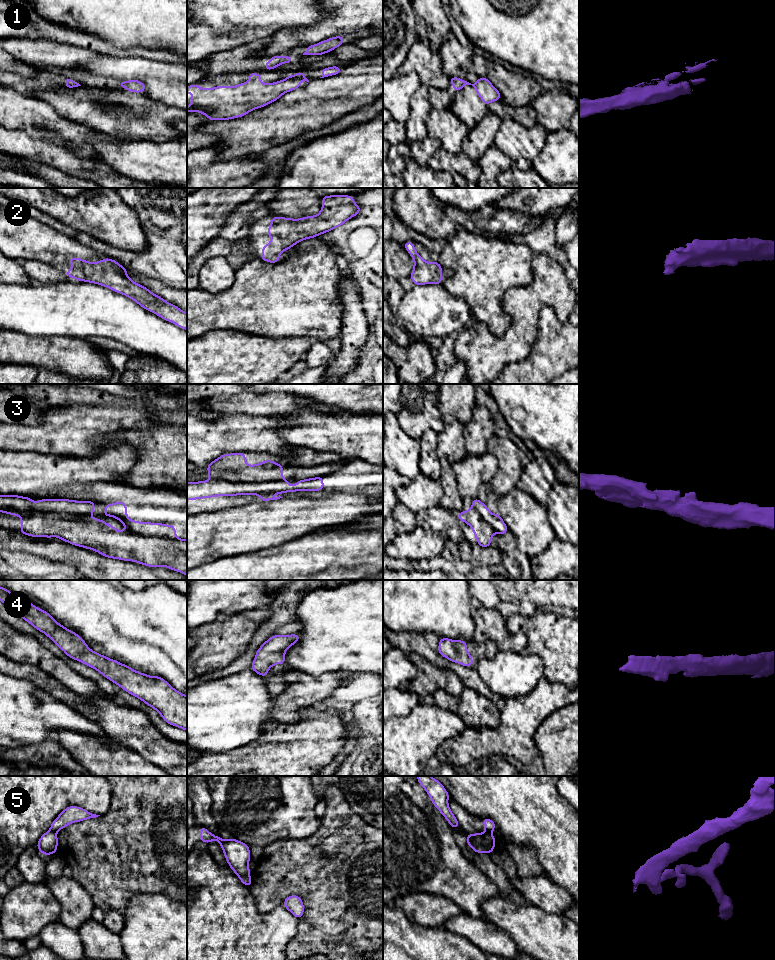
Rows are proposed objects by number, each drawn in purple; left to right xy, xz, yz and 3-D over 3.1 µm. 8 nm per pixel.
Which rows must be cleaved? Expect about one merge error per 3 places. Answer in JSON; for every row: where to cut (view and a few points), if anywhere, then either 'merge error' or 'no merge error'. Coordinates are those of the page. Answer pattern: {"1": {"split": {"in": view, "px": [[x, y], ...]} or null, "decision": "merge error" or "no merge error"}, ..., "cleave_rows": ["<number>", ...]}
{"1": {"split": {"in": "yz", "px": [[464, 81], [461, 87]]}, "decision": "merge error"}, "2": {"split": null, "decision": "no merge error"}, "3": {"split": {"in": "xz", "px": [[211, 478], [227, 481], [281, 480]]}, "decision": "merge error"}, "4": {"split": null, "decision": "no merge error"}, "5": {"split": {"in": "xy", "px": [[50, 829], [55, 832]]}, "decision": "merge error"}, "cleave_rows": ["1", "3", "5"]}

